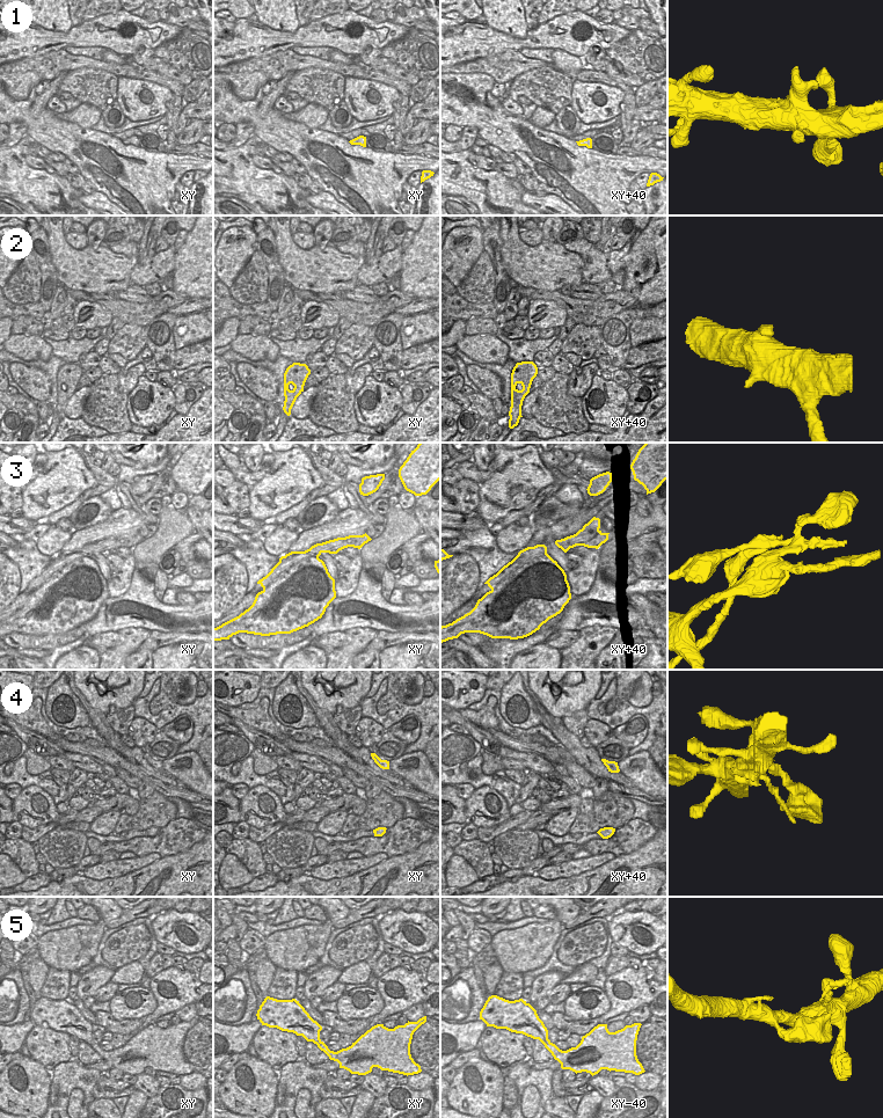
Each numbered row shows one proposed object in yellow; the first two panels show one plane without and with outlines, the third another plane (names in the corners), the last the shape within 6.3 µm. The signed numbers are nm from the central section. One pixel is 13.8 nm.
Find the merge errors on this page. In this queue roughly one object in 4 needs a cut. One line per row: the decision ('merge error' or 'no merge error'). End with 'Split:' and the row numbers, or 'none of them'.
1: no merge error
2: no merge error
3: merge error
4: no merge error
5: no merge error
Split: 3

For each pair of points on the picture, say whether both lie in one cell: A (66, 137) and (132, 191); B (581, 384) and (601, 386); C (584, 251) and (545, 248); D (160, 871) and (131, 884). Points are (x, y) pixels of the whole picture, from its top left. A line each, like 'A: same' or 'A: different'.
A: same
B: different
C: different
D: same

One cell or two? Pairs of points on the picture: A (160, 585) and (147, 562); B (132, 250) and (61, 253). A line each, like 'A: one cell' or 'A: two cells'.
A: two cells
B: two cells

